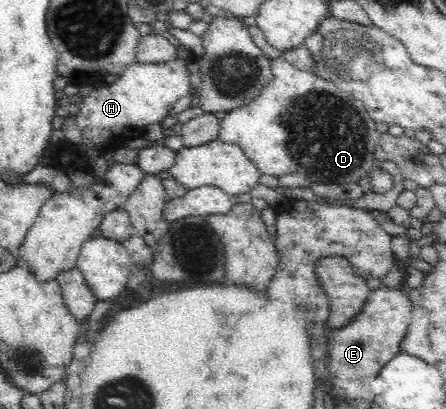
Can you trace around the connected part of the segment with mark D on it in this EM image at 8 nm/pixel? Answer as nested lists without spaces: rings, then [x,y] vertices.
[[[282,58],[271,59],[271,67],[273,78],[260,90],[260,94],[250,102],[228,111],[219,121],[219,139],[222,142],[238,145],[260,174],[277,178],[285,174],[297,174],[310,183],[344,186],[358,183],[376,168],[372,162],[381,133],[363,102],[349,96],[333,82],[310,71],[300,70]]]

